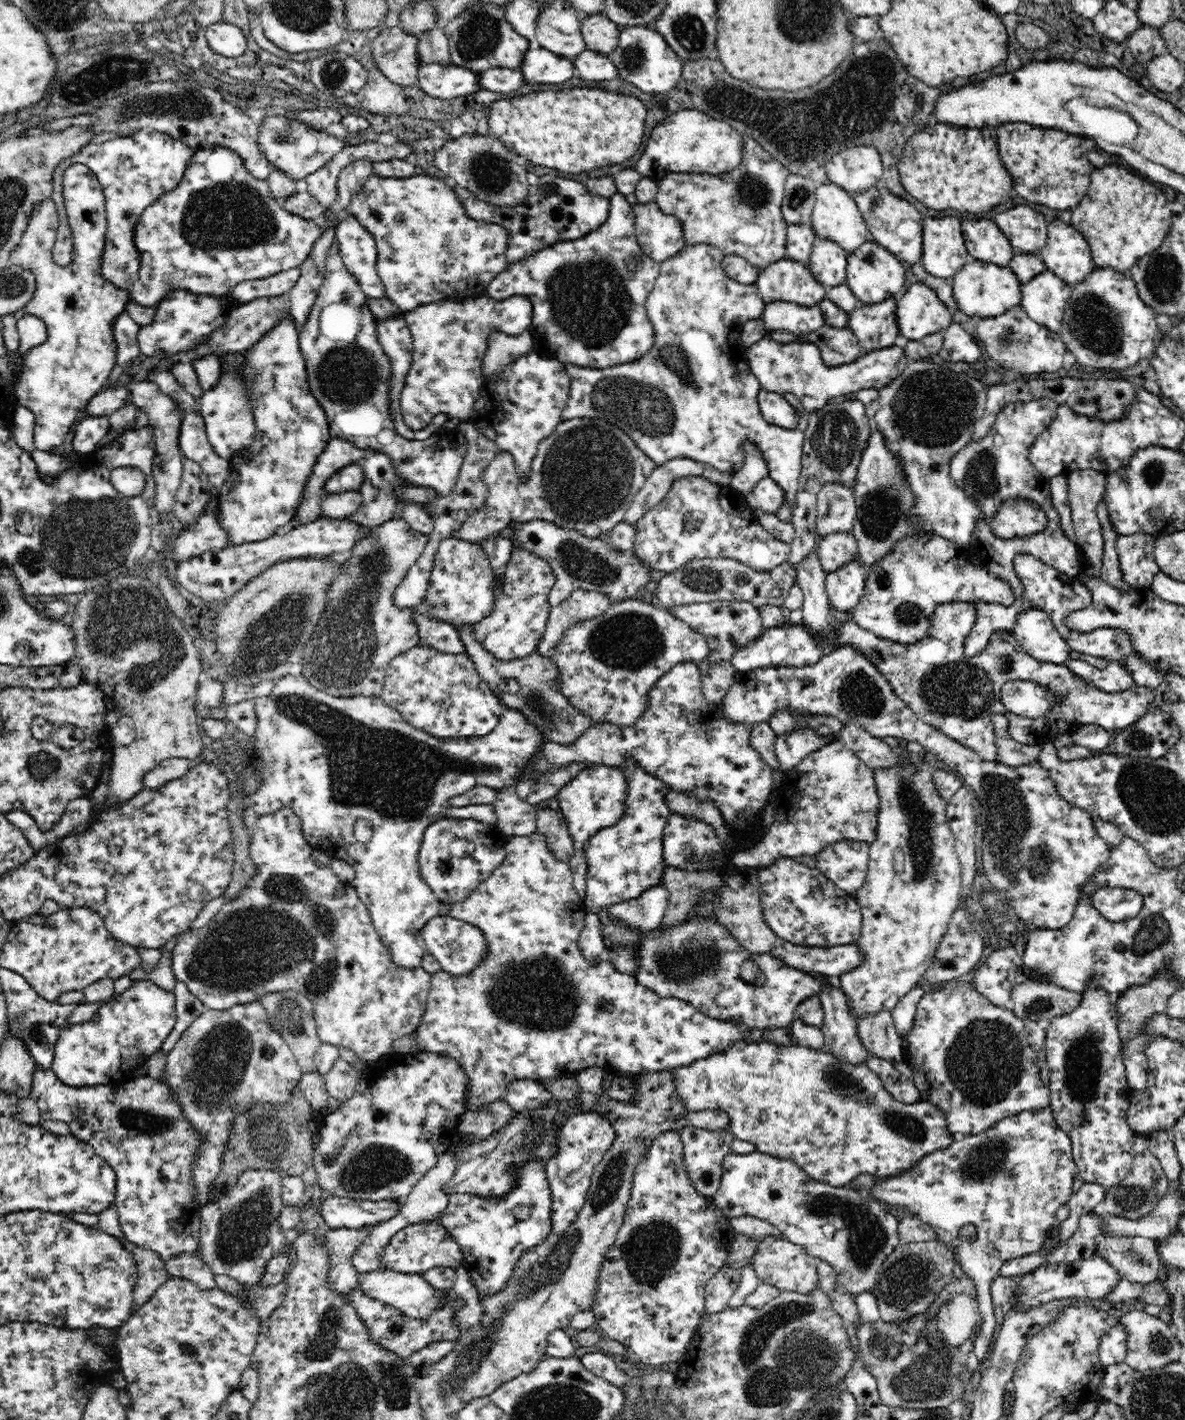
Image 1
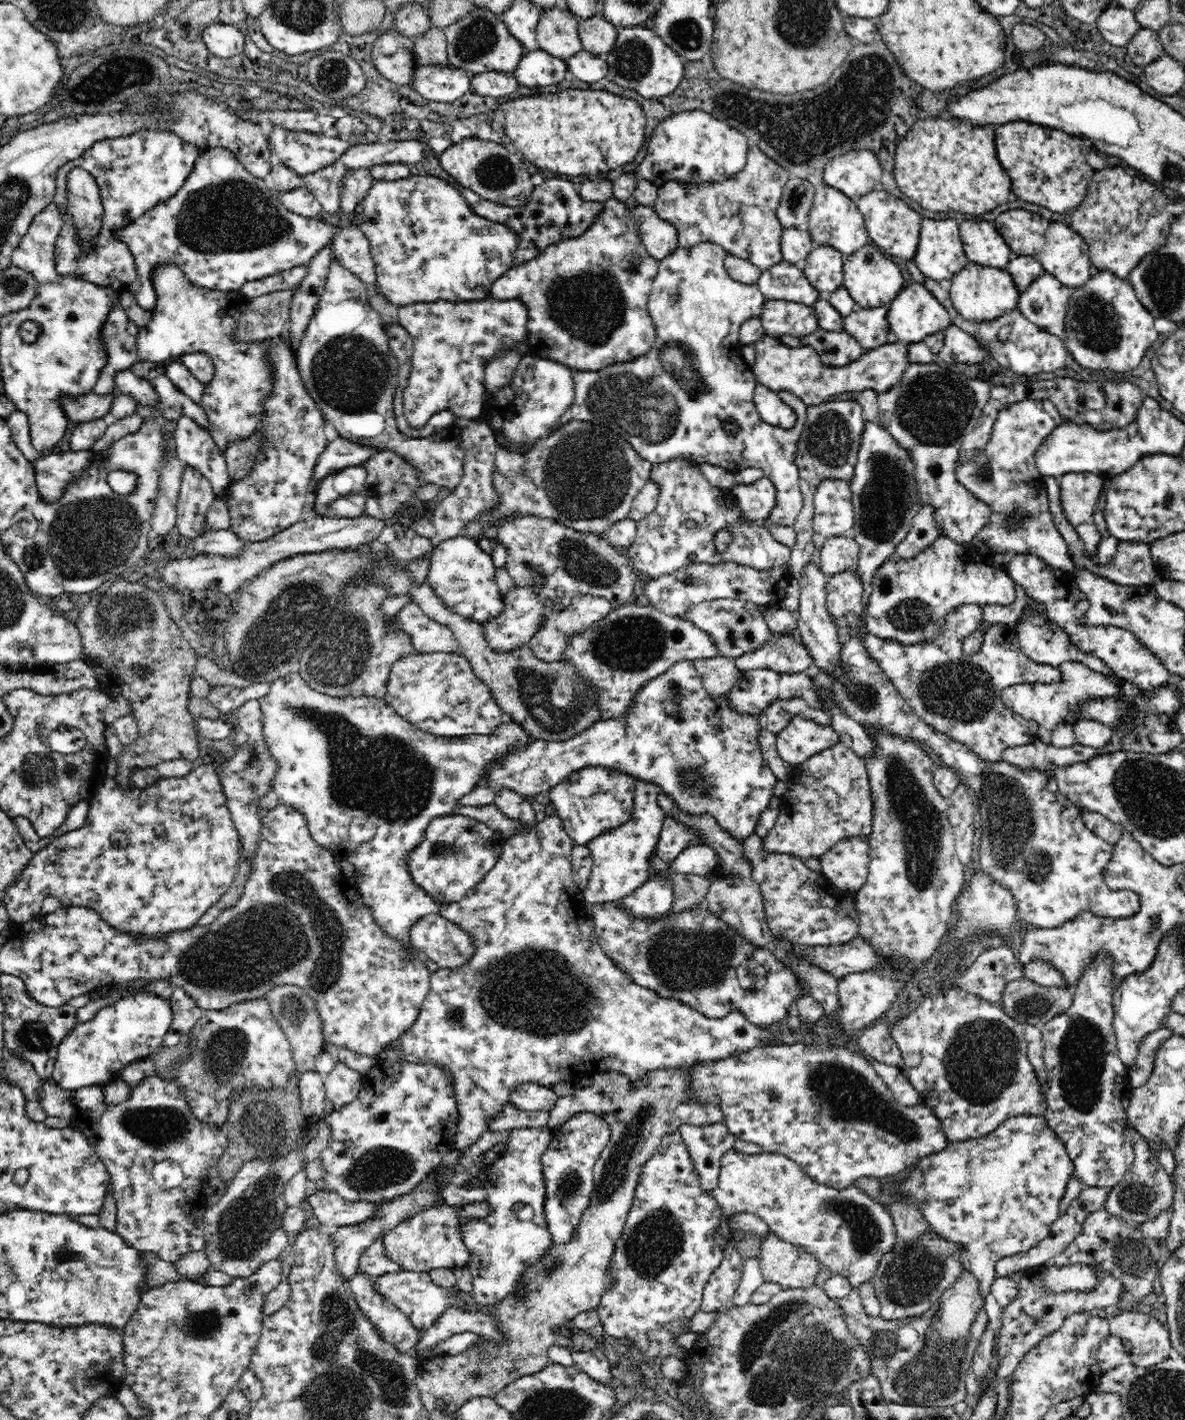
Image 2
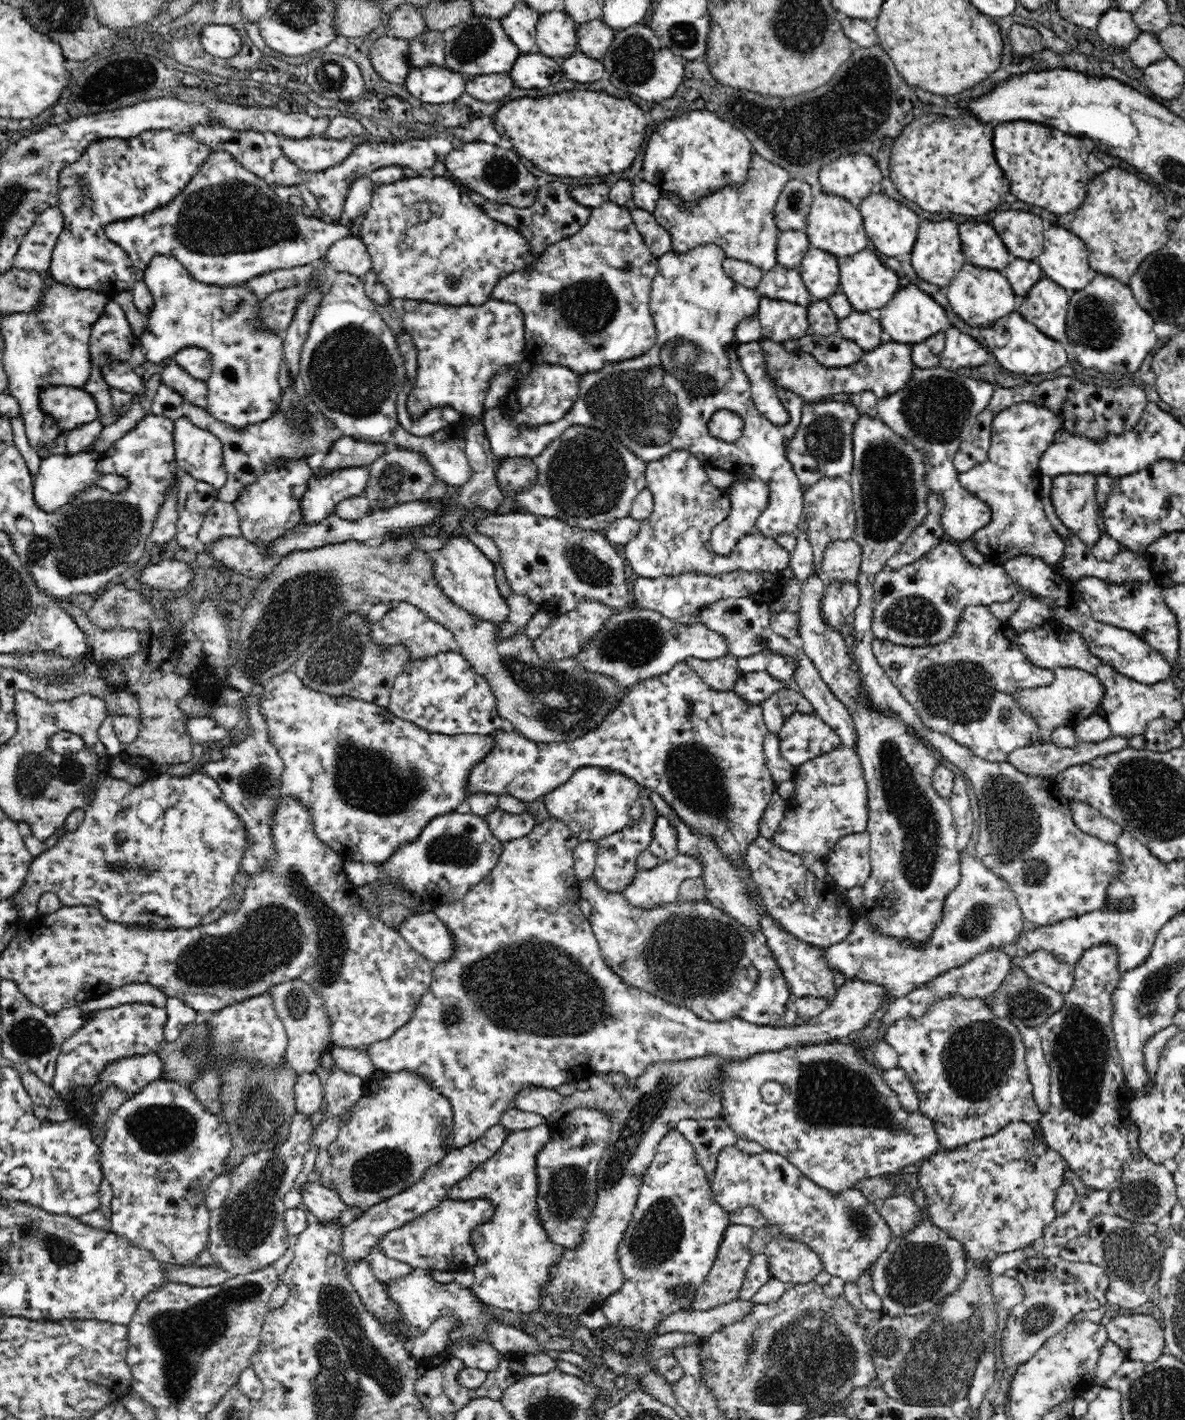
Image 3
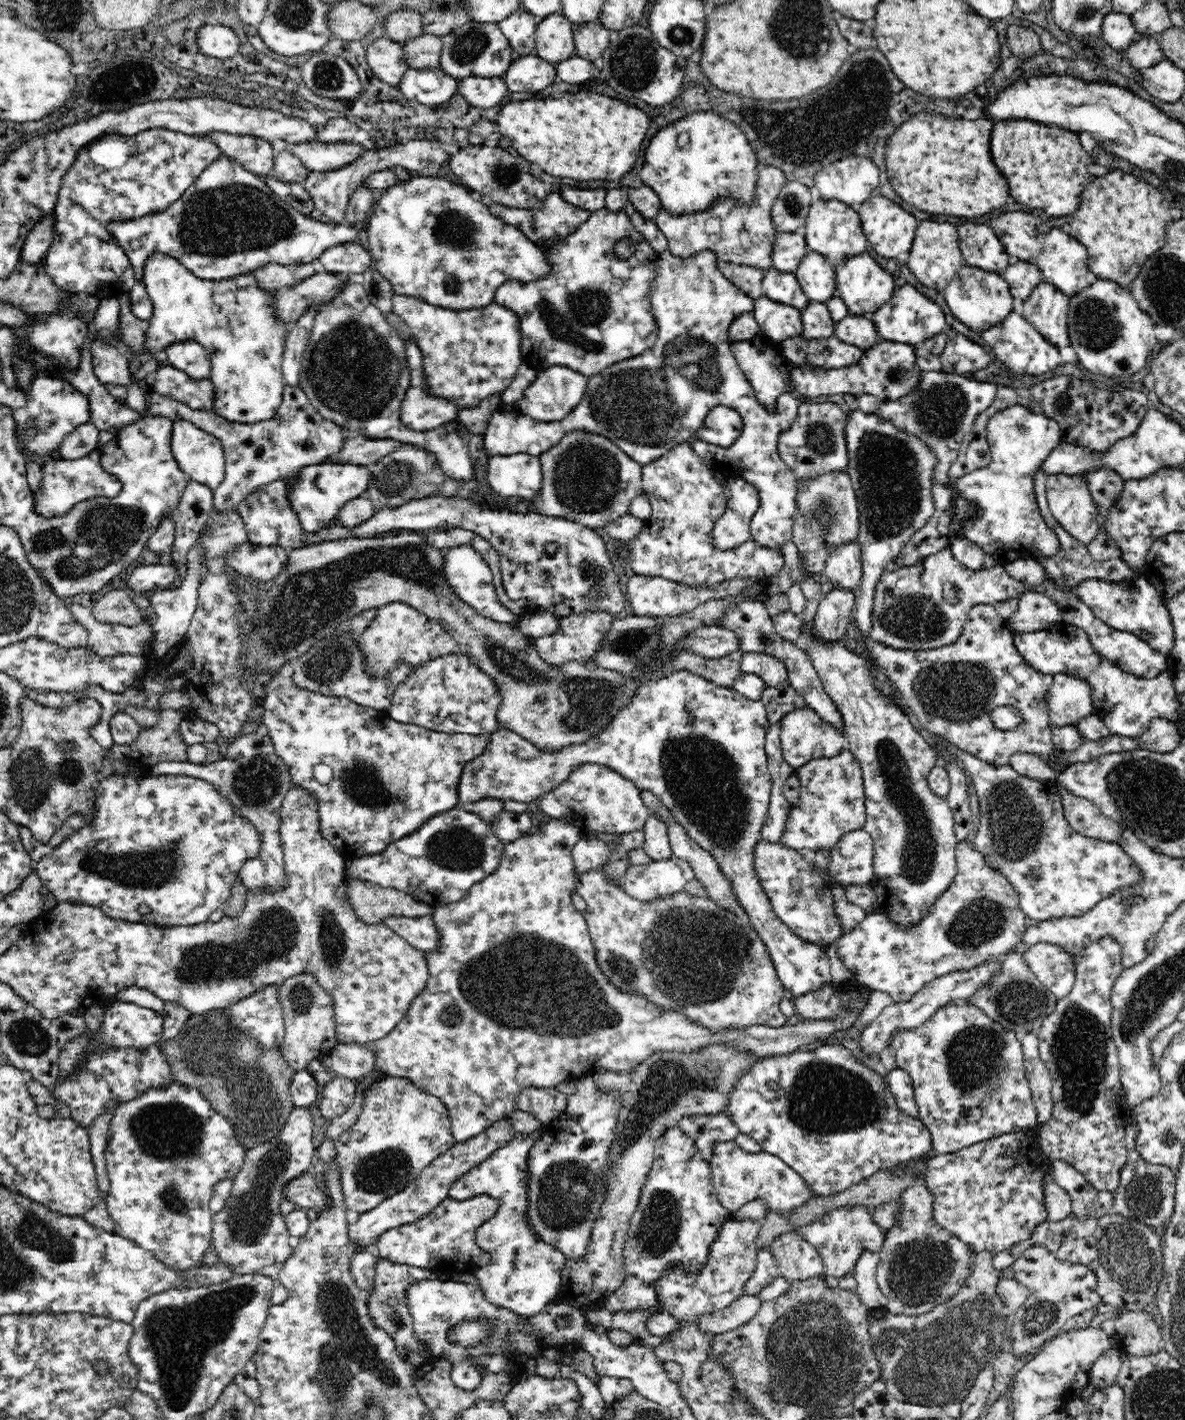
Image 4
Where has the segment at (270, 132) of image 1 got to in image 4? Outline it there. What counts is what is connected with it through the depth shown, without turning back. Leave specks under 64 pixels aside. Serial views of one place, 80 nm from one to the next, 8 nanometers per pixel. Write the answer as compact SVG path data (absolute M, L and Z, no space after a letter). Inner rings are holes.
M315 140L295 143L291 152L308 171L327 172L354 163L364 150L360 143L323 143Z

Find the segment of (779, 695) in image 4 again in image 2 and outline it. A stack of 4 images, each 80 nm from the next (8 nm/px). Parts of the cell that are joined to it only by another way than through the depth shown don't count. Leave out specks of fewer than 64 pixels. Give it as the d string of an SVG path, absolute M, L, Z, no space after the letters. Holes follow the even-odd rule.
M774 698L763 711L762 721L766 730L775 735L788 726L794 716L815 720L822 726L830 725L830 716L822 709L810 707L803 698Z

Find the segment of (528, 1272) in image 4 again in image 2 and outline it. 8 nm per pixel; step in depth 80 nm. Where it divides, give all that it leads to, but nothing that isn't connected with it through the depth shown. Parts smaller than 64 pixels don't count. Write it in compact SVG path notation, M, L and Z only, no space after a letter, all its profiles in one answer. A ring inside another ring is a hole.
M548 1126L532 1129L514 1129L505 1136L504 1153L485 1169L488 1185L463 1186L458 1182L448 1185L442 1193L442 1201L464 1208L479 1201L491 1205L491 1212L484 1219L467 1220L459 1232L470 1251L472 1262L467 1268L473 1276L471 1302L491 1306L502 1302L519 1286L523 1272L532 1263L543 1258L552 1244L545 1219L546 1188L542 1177L542 1154L552 1142ZM516 1204L528 1204L533 1208L531 1220L521 1220L514 1214Z

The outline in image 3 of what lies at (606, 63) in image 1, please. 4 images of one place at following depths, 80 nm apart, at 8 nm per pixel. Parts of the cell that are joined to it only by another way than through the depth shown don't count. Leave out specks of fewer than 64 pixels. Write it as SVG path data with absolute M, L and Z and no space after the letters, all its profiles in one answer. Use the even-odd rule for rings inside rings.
M576 52L570 58L560 61L563 78L574 82L596 82L605 77L604 65L599 59L586 57L582 52Z

